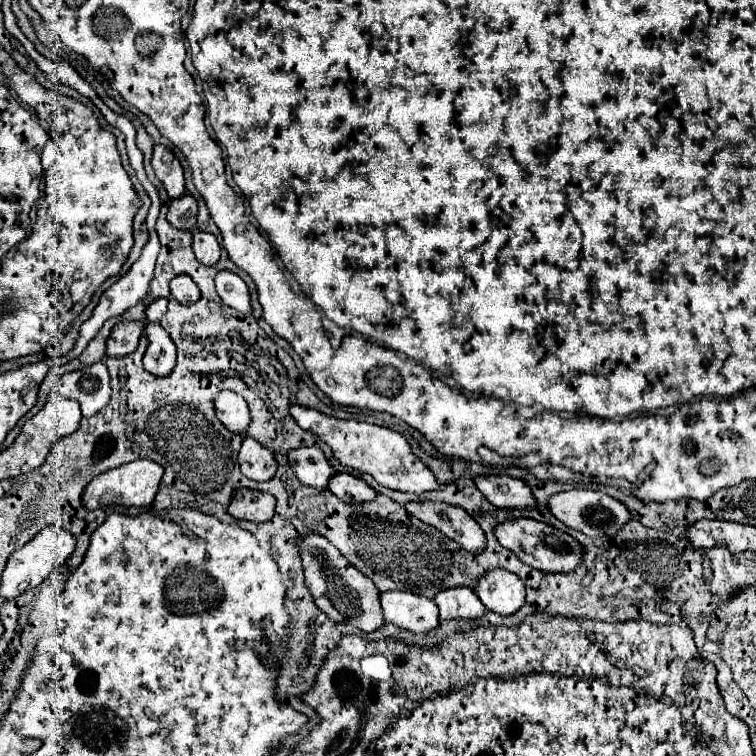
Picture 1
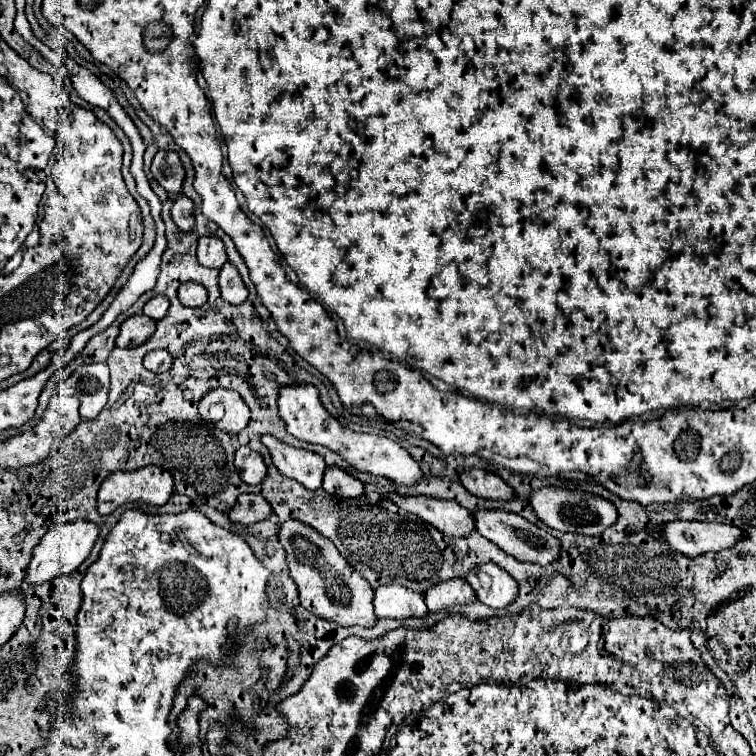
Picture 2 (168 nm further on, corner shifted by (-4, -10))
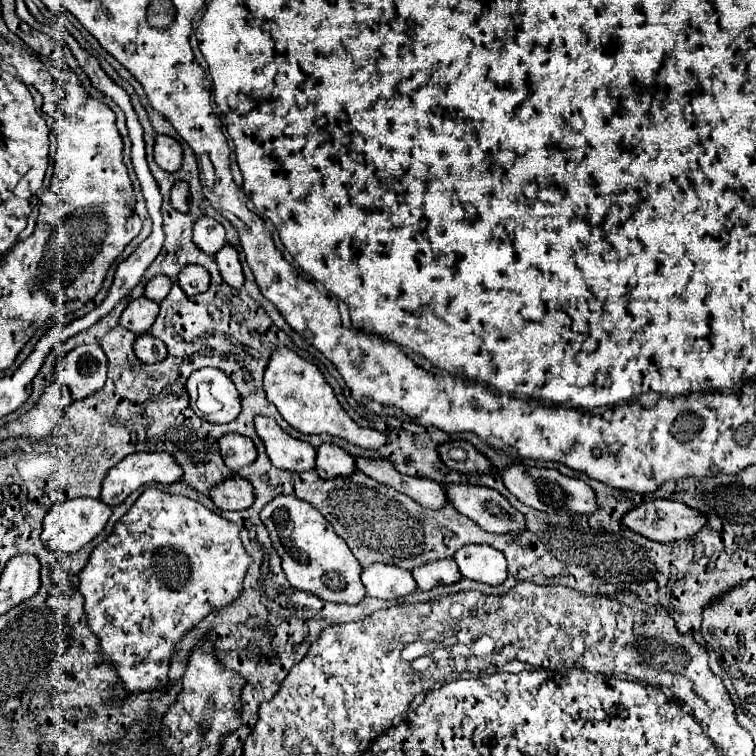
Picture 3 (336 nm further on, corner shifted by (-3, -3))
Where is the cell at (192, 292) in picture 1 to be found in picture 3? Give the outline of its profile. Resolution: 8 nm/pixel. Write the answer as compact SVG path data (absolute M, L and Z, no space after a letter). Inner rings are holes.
M189 264L185 266L179 276L177 276L177 282L181 286L181 290L187 294L187 296L193 296L193 294L199 294L199 292L205 292L209 288L209 272L199 266L199 264Z

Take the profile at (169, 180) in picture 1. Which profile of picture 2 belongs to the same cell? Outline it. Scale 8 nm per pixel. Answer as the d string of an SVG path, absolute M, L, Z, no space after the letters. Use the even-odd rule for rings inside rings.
M160 149L152 161L152 175L158 181L158 185L168 193L182 193L182 181L184 181L184 169L180 163L180 157L174 151Z

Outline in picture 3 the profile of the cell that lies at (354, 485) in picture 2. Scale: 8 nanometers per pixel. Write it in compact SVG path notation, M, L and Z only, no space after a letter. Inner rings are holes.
M325 442L317 448L315 470L323 480L331 480L337 476L349 476L351 472L355 472L355 458L347 454L343 448L339 448L337 444Z

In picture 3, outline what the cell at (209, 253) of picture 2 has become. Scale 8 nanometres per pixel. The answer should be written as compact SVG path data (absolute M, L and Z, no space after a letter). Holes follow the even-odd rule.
M201 216L195 224L193 224L193 242L205 252L205 254L215 254L217 250L221 250L225 246L225 228L209 218L209 216Z

